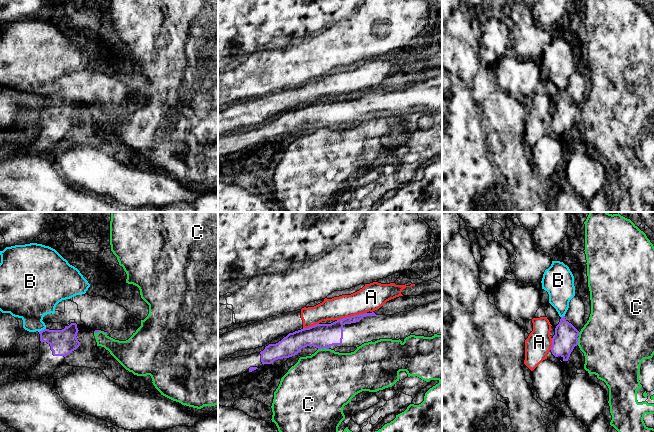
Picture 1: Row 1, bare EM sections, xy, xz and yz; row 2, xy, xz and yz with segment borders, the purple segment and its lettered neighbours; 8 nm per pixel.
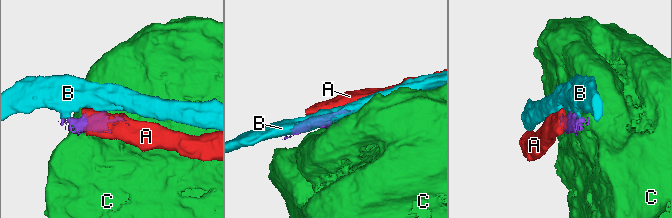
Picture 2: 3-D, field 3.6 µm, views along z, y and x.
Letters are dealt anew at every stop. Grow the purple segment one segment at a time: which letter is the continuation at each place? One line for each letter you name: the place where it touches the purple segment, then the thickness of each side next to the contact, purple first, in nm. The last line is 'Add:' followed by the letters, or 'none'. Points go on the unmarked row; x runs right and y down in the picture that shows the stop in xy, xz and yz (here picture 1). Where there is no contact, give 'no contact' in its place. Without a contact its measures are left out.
Add: none

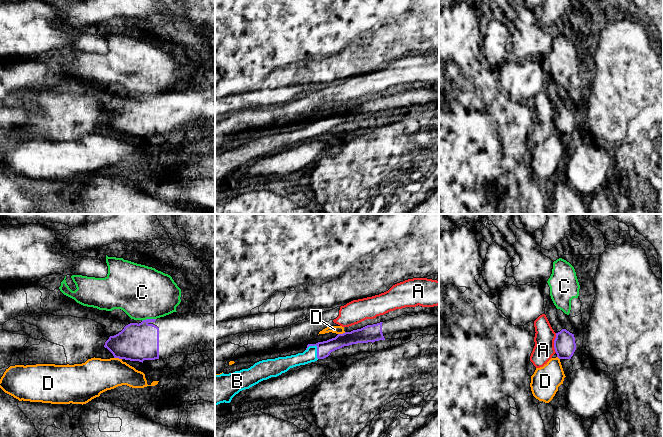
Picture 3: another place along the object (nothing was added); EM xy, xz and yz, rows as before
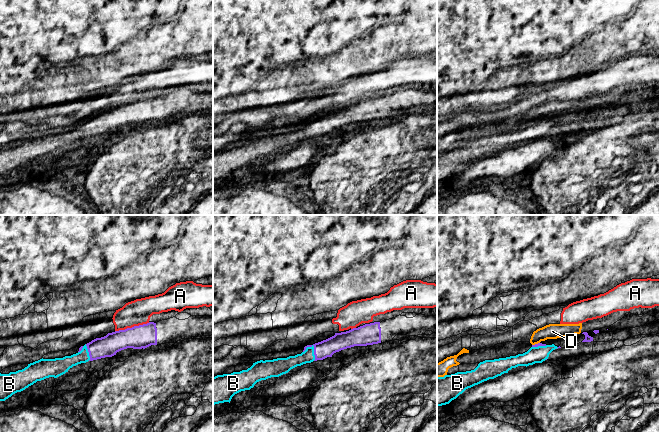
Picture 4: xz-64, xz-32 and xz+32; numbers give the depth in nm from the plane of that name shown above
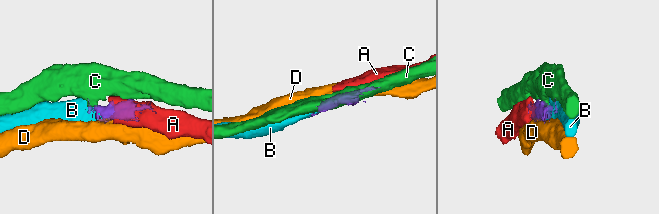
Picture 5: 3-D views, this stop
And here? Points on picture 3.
B: contact xz (317, 125); calibres 120 and 110 nm
Add: B

